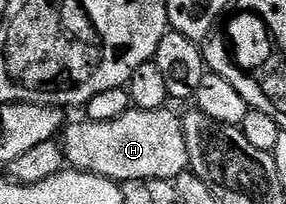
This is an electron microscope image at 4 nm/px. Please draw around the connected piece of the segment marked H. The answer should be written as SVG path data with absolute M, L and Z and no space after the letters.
M131 107L120 119L111 121L87 121L79 119L78 122L67 124L60 144L66 150L67 162L73 168L82 169L85 173L95 173L107 177L110 181L127 183L126 181L172 181L177 182L180 174L190 168L188 159L188 143L184 139L182 130L182 117L174 114L170 107L158 110L140 110Z

